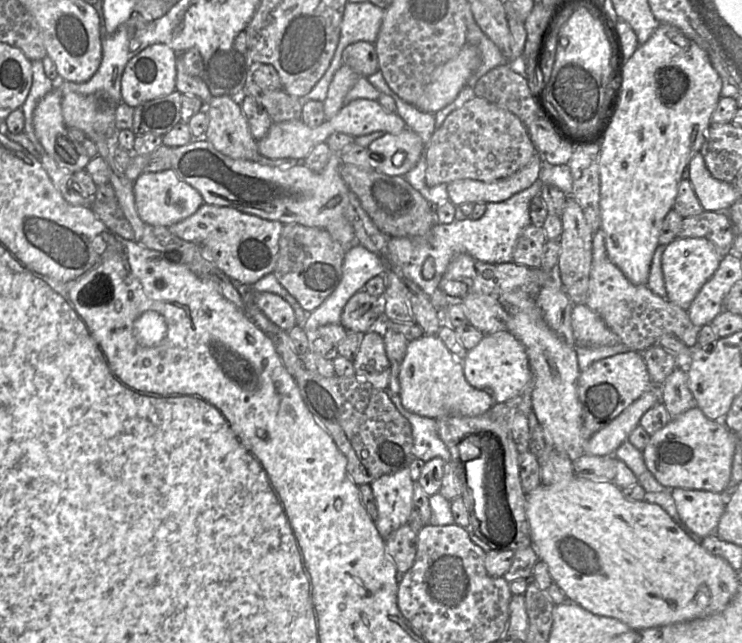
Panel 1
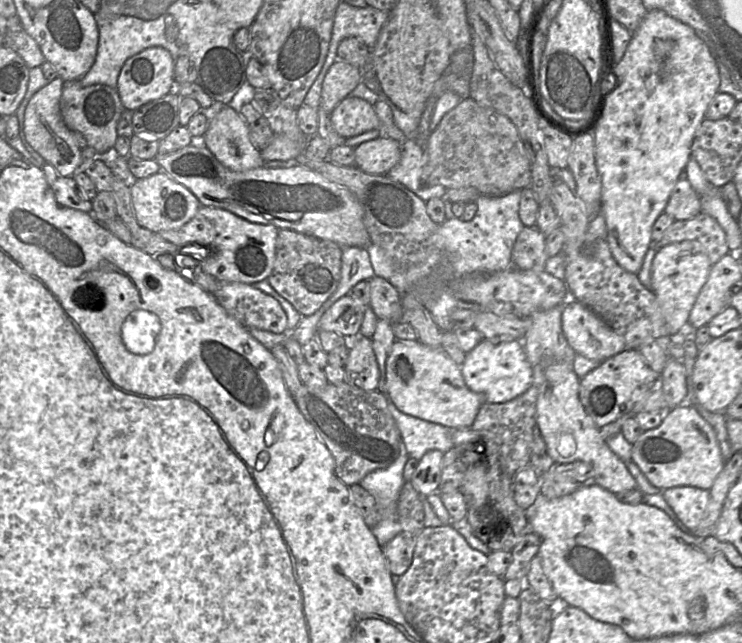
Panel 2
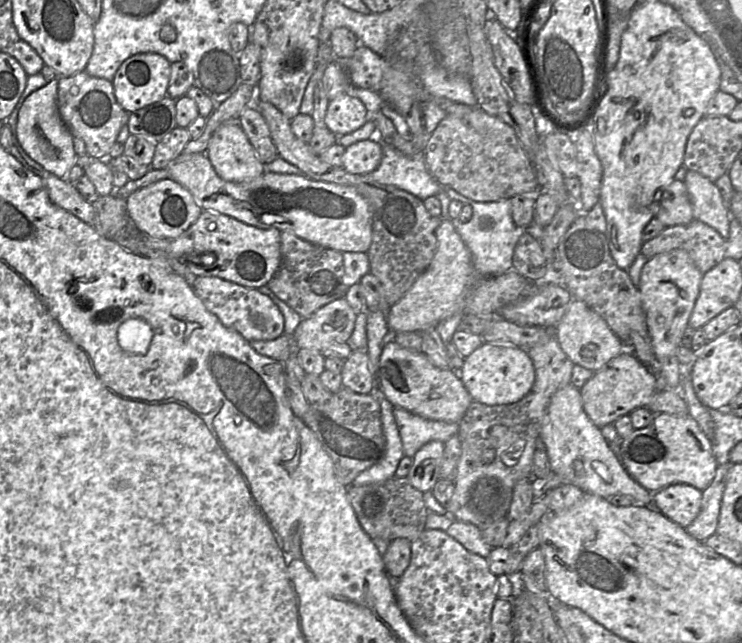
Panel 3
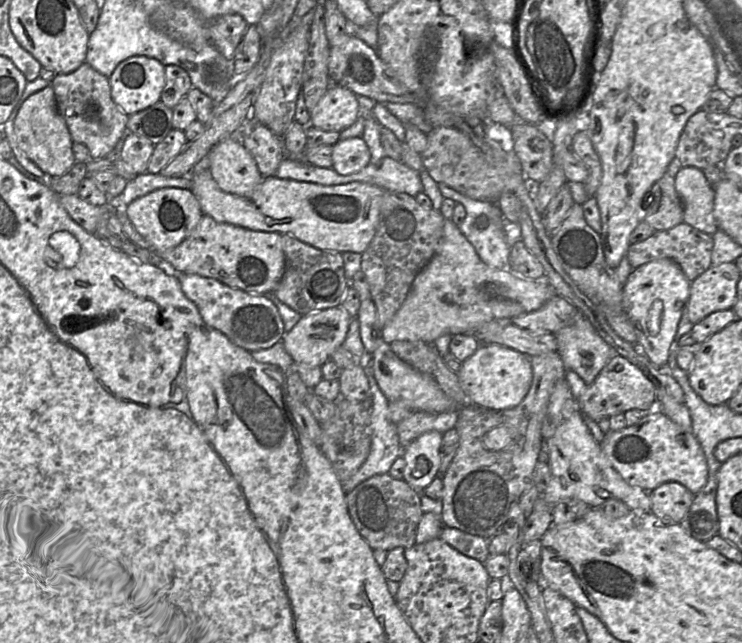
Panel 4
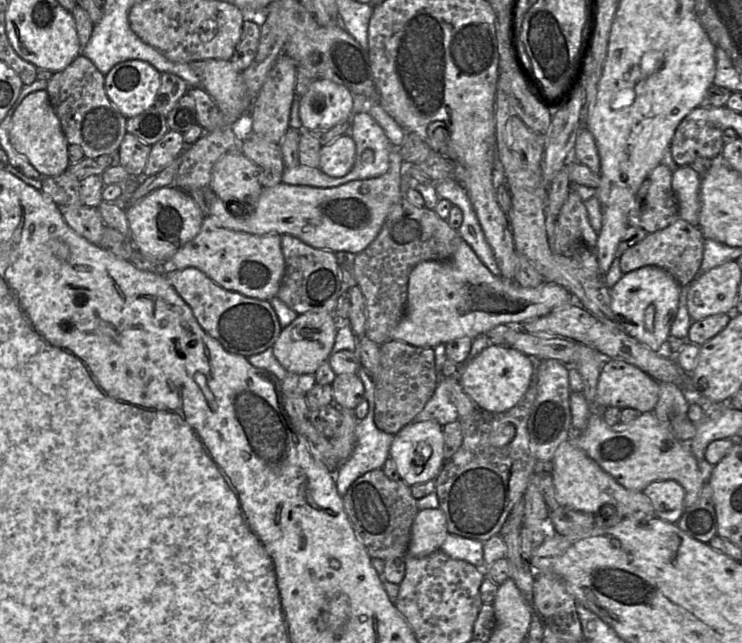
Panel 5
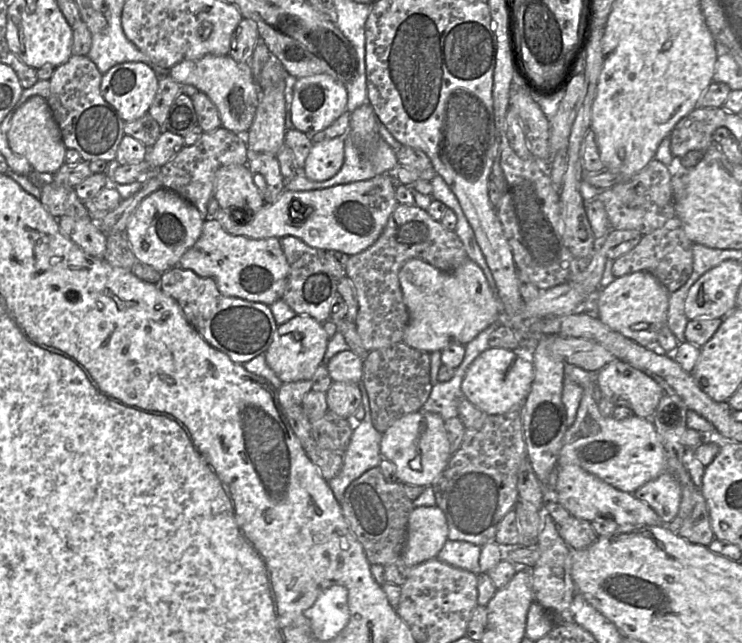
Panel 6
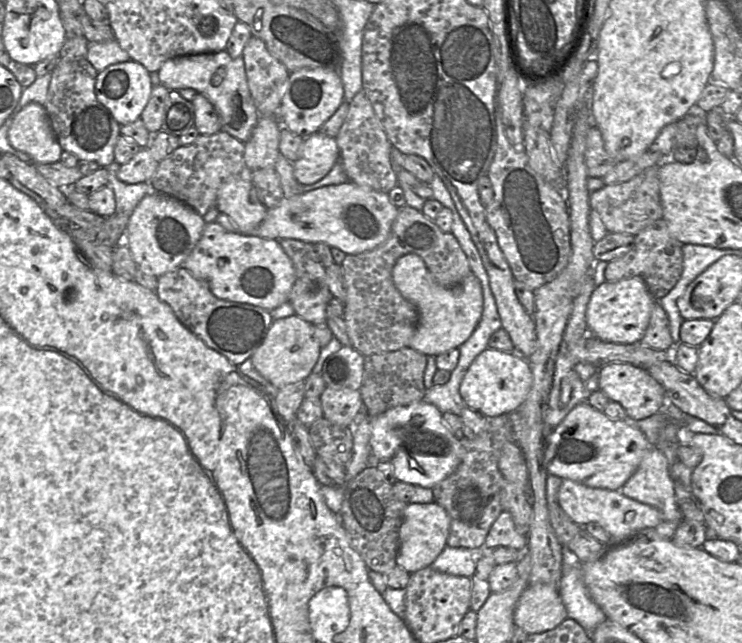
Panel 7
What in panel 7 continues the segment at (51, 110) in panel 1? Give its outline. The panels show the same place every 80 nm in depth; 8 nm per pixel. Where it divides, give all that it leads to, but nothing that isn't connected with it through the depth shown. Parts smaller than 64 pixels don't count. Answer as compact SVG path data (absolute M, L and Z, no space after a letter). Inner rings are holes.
M31 102L15 116L8 130L8 142L30 156L32 163L60 160L62 148L52 130L44 105Z

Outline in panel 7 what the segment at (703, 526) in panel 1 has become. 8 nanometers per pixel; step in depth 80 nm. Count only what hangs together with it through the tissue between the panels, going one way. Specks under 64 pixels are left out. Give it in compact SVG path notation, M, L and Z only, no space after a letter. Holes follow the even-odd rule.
M655 445L648 449L637 470L622 487L621 493L657 508L665 521L683 520L666 457Z

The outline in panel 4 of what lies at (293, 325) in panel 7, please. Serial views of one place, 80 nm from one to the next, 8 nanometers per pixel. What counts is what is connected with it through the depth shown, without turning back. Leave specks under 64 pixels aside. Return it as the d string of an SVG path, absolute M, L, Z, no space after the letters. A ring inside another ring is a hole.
M342 305L303 315L297 324L282 338L283 345L294 363L322 366L331 360L332 353L340 347L347 335L352 317Z

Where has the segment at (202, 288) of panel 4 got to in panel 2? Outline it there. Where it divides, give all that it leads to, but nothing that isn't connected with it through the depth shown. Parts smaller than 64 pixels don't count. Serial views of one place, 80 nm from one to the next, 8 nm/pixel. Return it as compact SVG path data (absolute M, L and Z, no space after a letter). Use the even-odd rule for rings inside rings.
M219 282L219 288L212 293L219 305L246 328L256 328L272 333L282 333L287 327L287 316L280 303L272 296L238 282Z

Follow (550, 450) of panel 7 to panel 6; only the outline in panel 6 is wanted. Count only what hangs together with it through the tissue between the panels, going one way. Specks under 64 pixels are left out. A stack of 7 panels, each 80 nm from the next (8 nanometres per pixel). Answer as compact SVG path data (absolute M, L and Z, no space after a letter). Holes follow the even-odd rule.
M596 382L585 386L576 419L567 429L563 438L557 467L577 465L620 491L634 493L647 482L665 472L669 472L666 454L650 418L641 418L633 415L623 420L616 420L613 417L604 416L598 407L598 401L602 397Z

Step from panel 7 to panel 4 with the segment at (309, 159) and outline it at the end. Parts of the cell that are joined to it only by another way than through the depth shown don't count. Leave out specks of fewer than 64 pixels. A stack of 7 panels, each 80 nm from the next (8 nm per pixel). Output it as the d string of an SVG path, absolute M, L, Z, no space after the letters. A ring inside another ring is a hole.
M361 137L339 140L333 145L332 168L340 175L360 171L370 163L371 154Z

